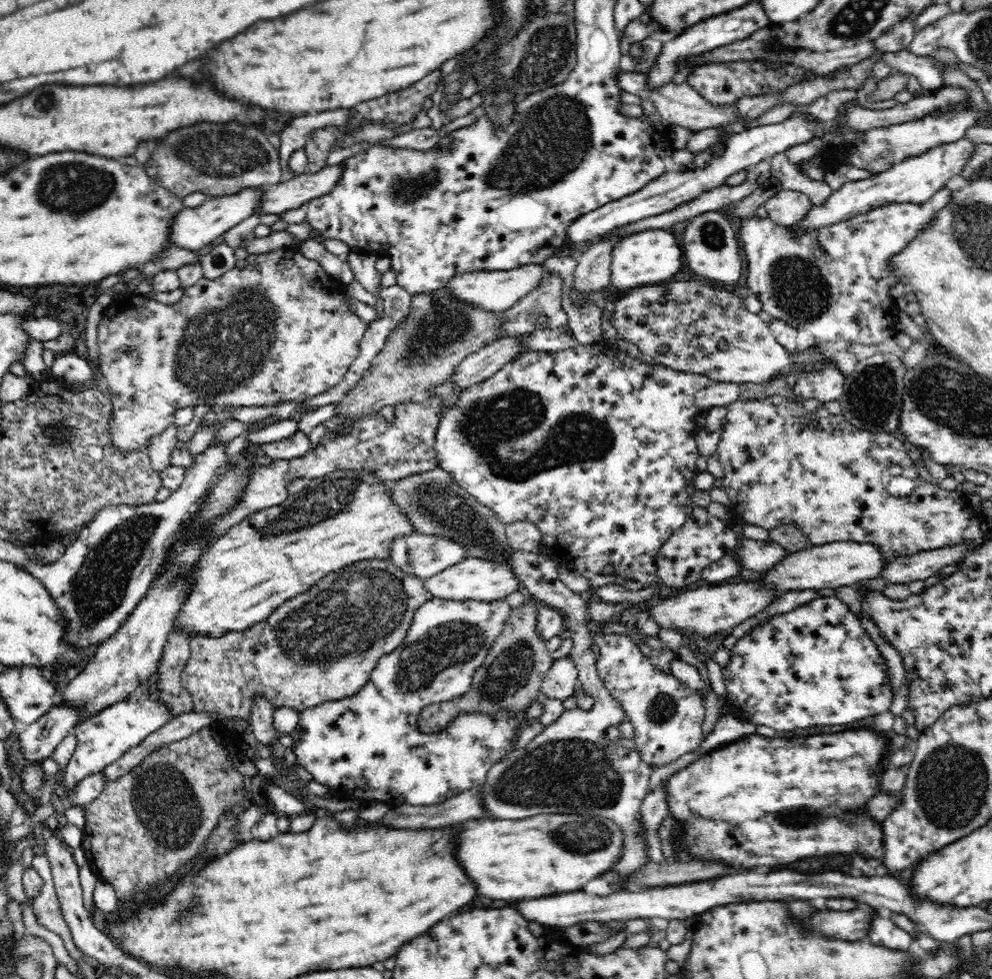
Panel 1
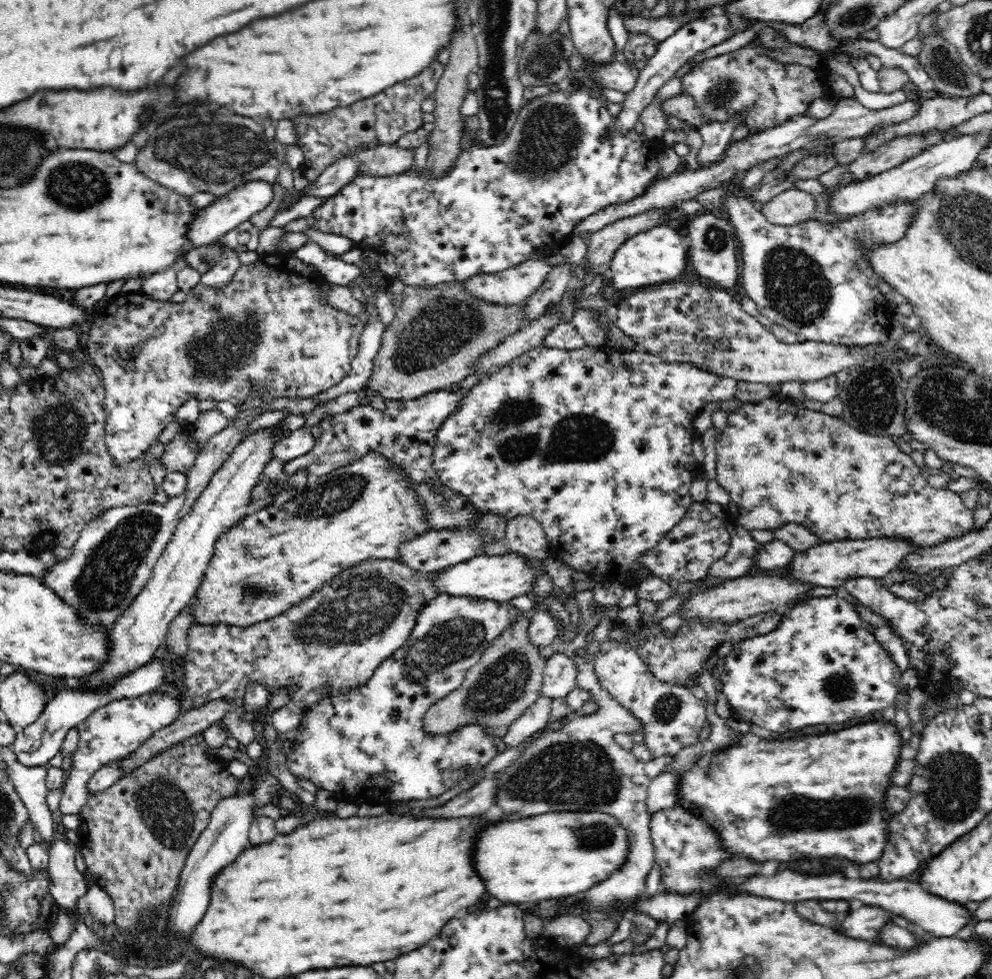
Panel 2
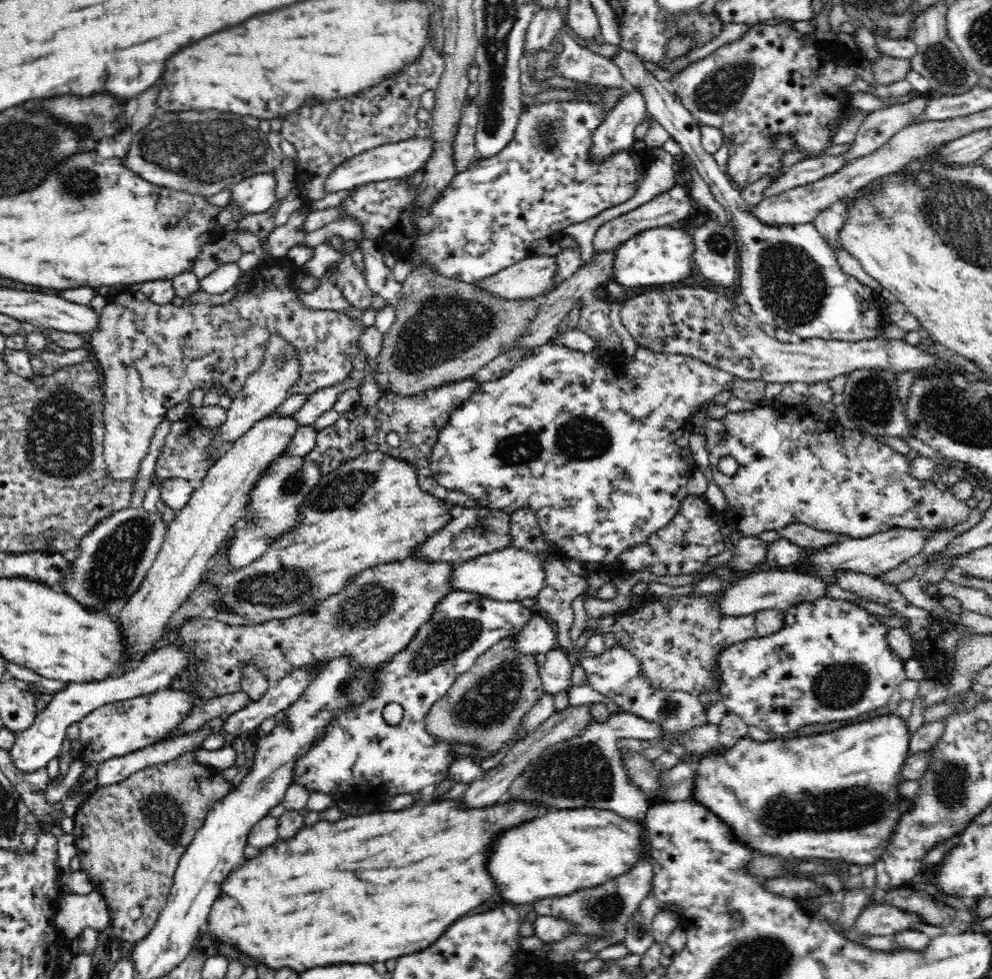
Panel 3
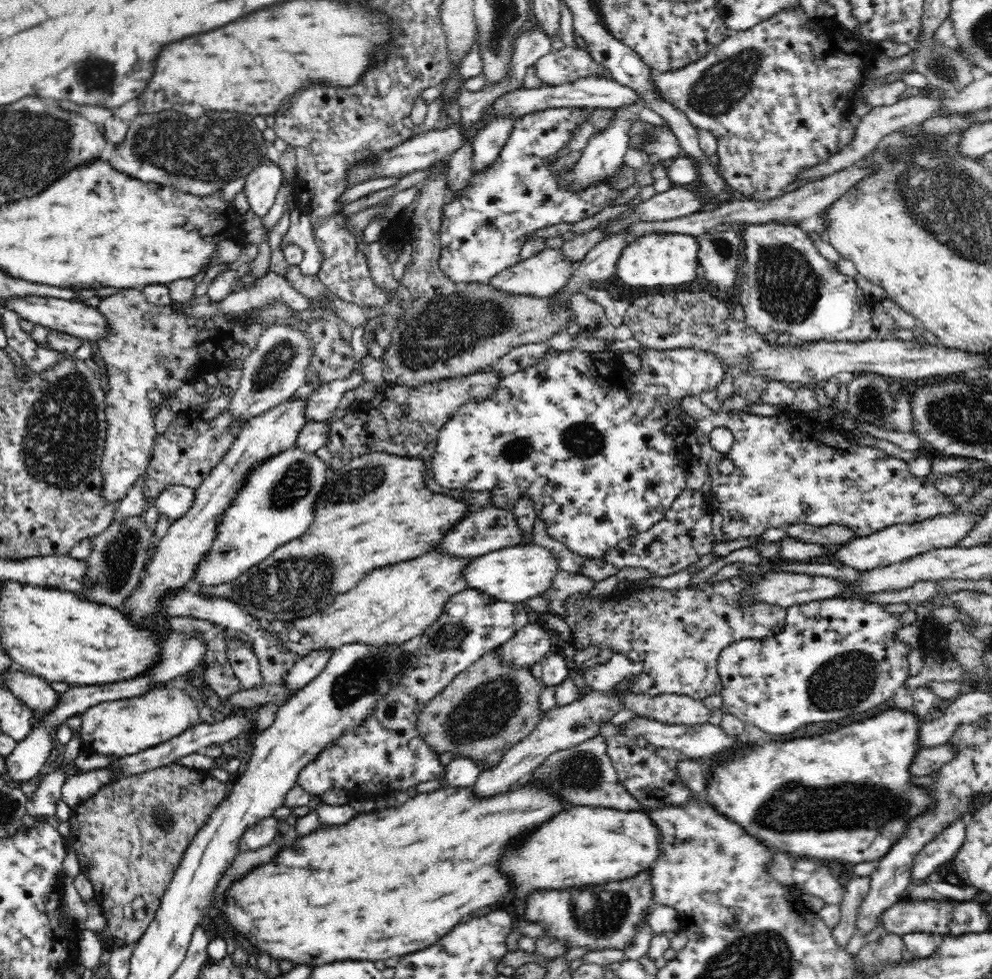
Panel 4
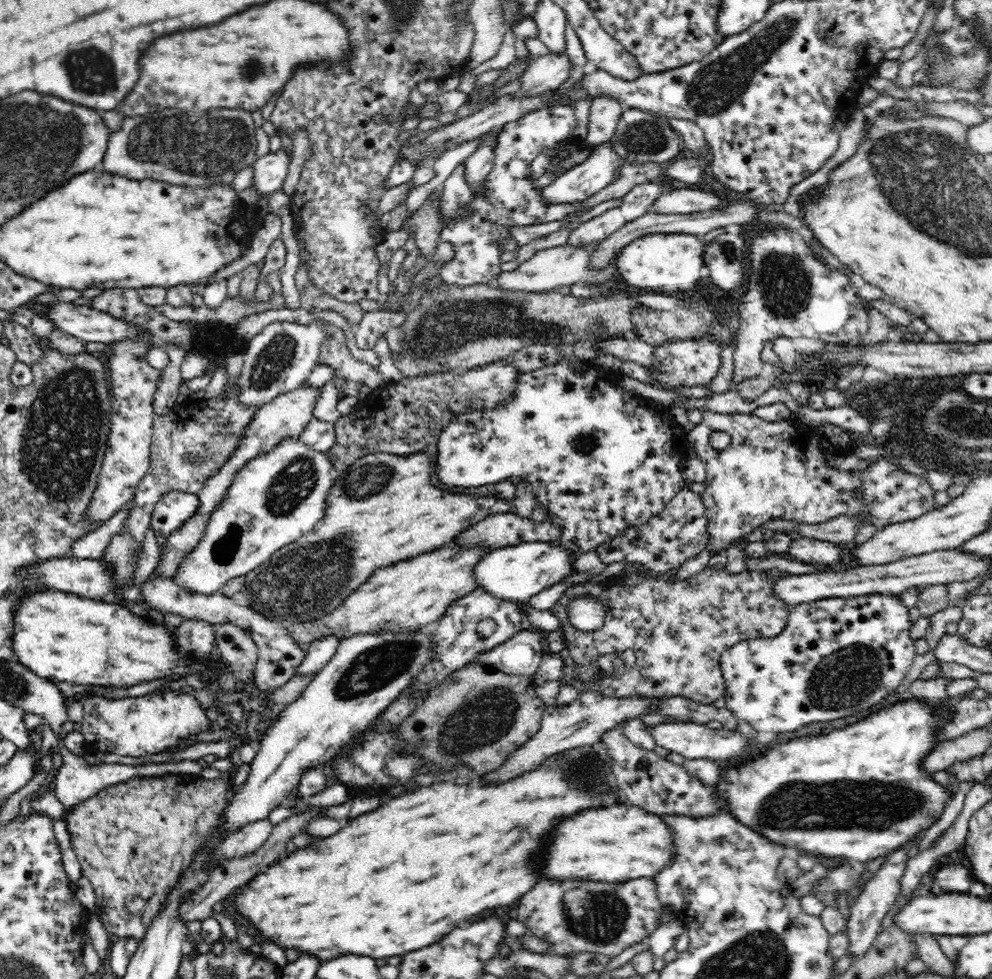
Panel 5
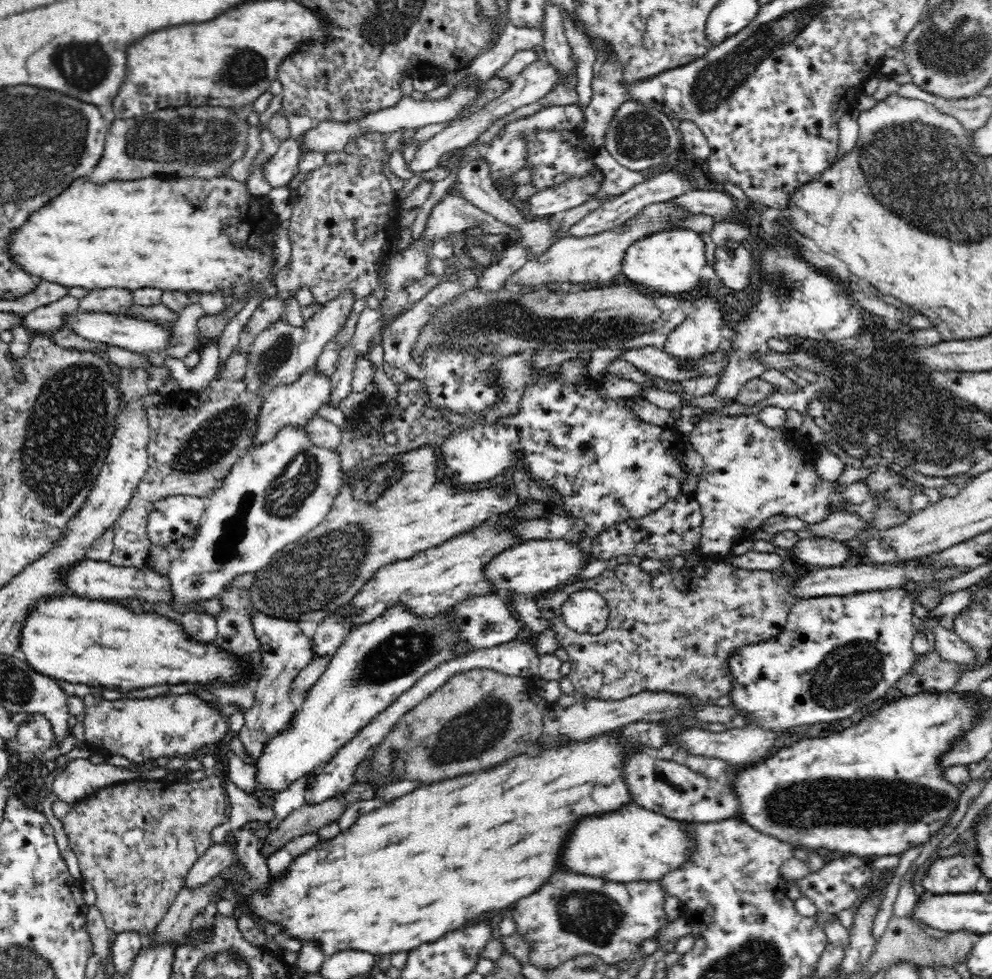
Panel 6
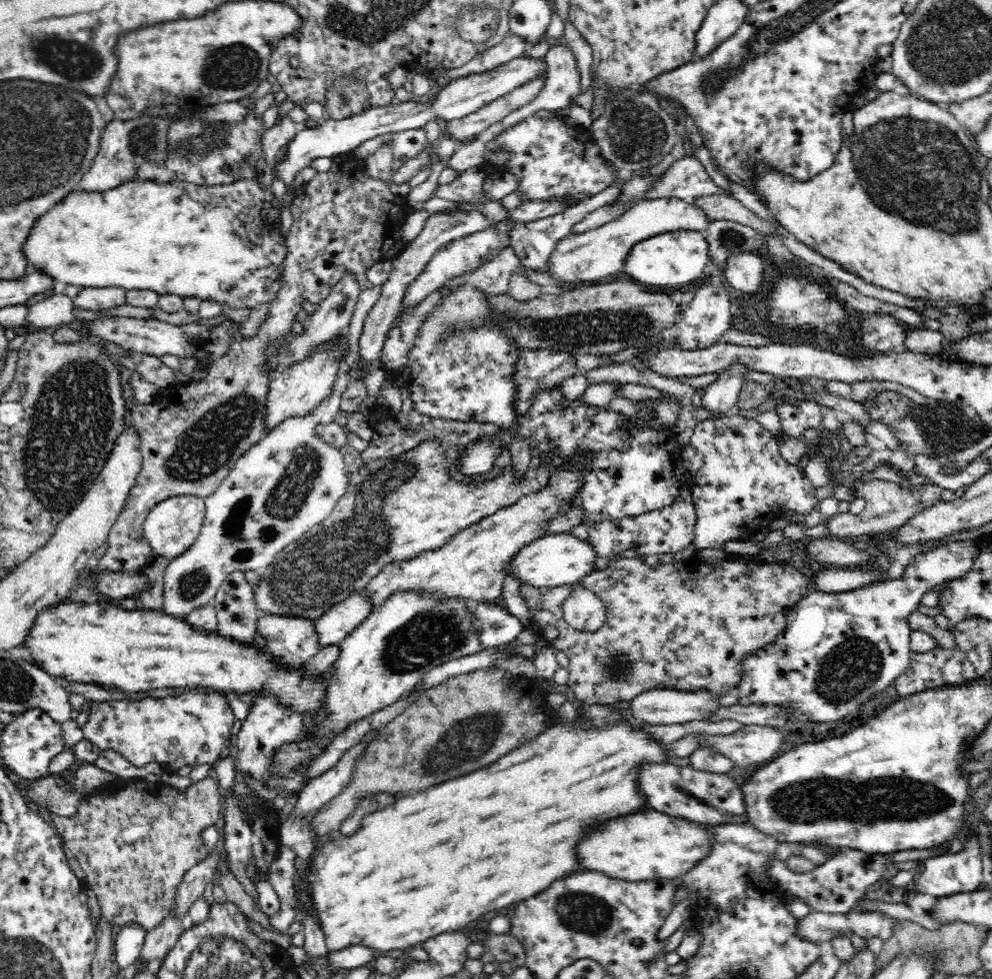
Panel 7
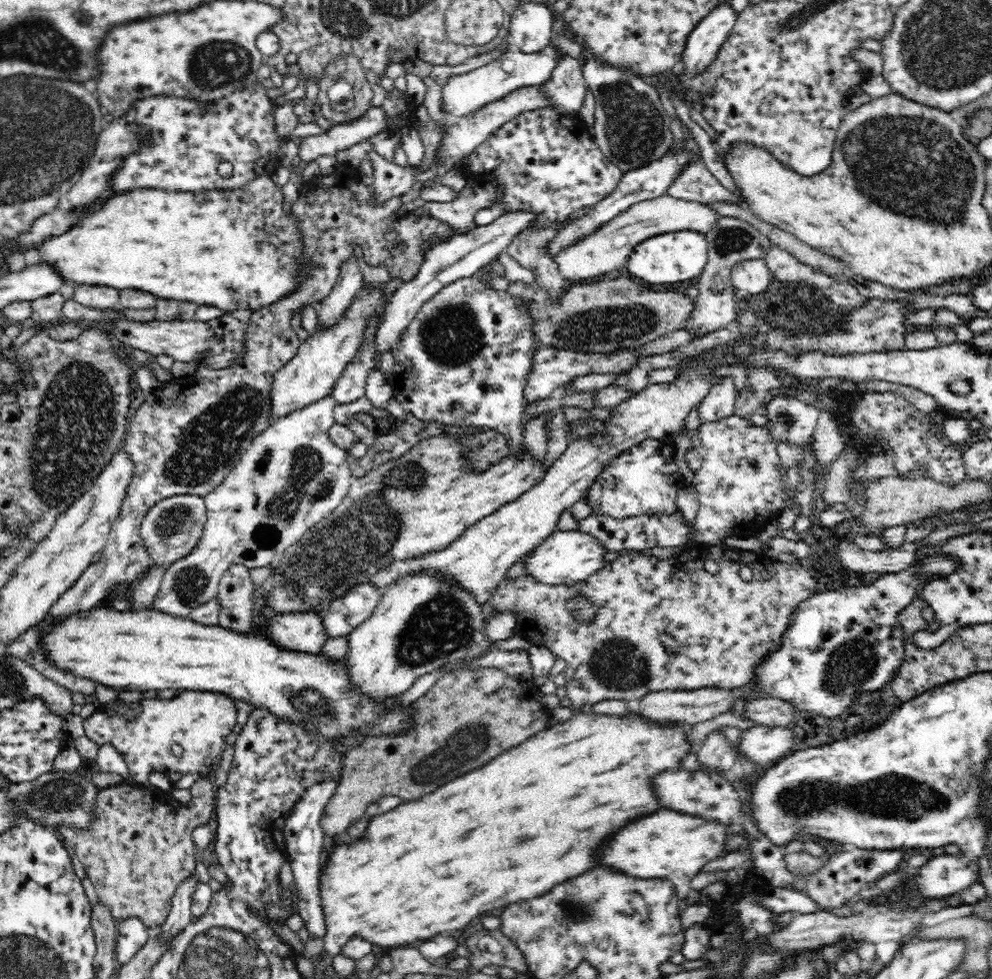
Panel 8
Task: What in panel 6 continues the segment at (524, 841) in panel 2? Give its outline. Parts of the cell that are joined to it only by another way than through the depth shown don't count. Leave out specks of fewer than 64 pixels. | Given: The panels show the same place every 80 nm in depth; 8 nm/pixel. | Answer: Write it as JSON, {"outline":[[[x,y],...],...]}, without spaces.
{"outline":[[[630,804],[606,816],[580,820],[564,850],[564,862],[578,874],[590,874],[618,883],[661,880],[684,866],[696,852],[696,837],[685,829],[685,821]]]}

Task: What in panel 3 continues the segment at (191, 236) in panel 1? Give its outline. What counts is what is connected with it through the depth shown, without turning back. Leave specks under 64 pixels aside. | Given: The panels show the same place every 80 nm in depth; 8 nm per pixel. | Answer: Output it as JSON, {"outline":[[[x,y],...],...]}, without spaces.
{"outline":[[[256,172],[231,187],[231,201],[221,208],[220,214],[215,218],[215,224],[222,232],[235,230],[236,222],[244,214],[258,214],[266,212],[276,202],[276,177],[273,172]]]}

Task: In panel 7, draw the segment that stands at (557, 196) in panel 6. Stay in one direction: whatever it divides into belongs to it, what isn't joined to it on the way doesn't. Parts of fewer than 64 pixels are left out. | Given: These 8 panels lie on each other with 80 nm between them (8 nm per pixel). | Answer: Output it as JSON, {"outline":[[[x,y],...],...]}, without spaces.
{"outline":[[[528,201],[527,203],[521,203],[516,208],[508,212],[508,216],[500,222],[493,222],[488,228],[484,230],[478,230],[478,232],[472,232],[472,234],[466,234],[466,236],[460,236],[456,240],[451,240],[448,245],[438,248],[434,252],[434,256],[426,262],[424,270],[418,274],[418,278],[414,282],[410,282],[406,286],[405,296],[402,300],[401,314],[395,320],[393,328],[398,326],[400,318],[404,314],[410,314],[412,308],[416,308],[418,304],[422,304],[422,301],[426,300],[430,293],[436,292],[441,289],[445,284],[456,277],[461,277],[465,274],[473,273],[478,267],[484,263],[491,261],[501,250],[511,244],[511,230],[516,223],[534,222],[546,217],[554,216],[555,214],[564,211],[564,205],[560,201]]]}

